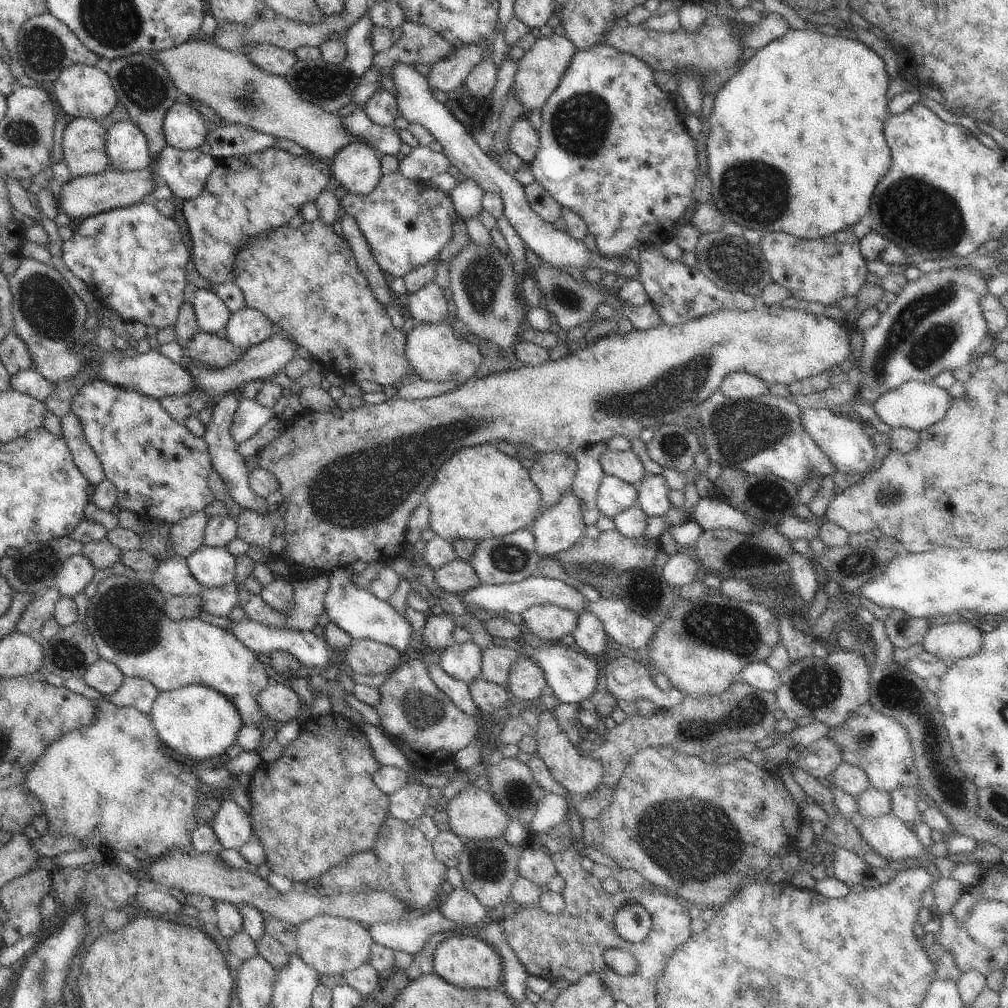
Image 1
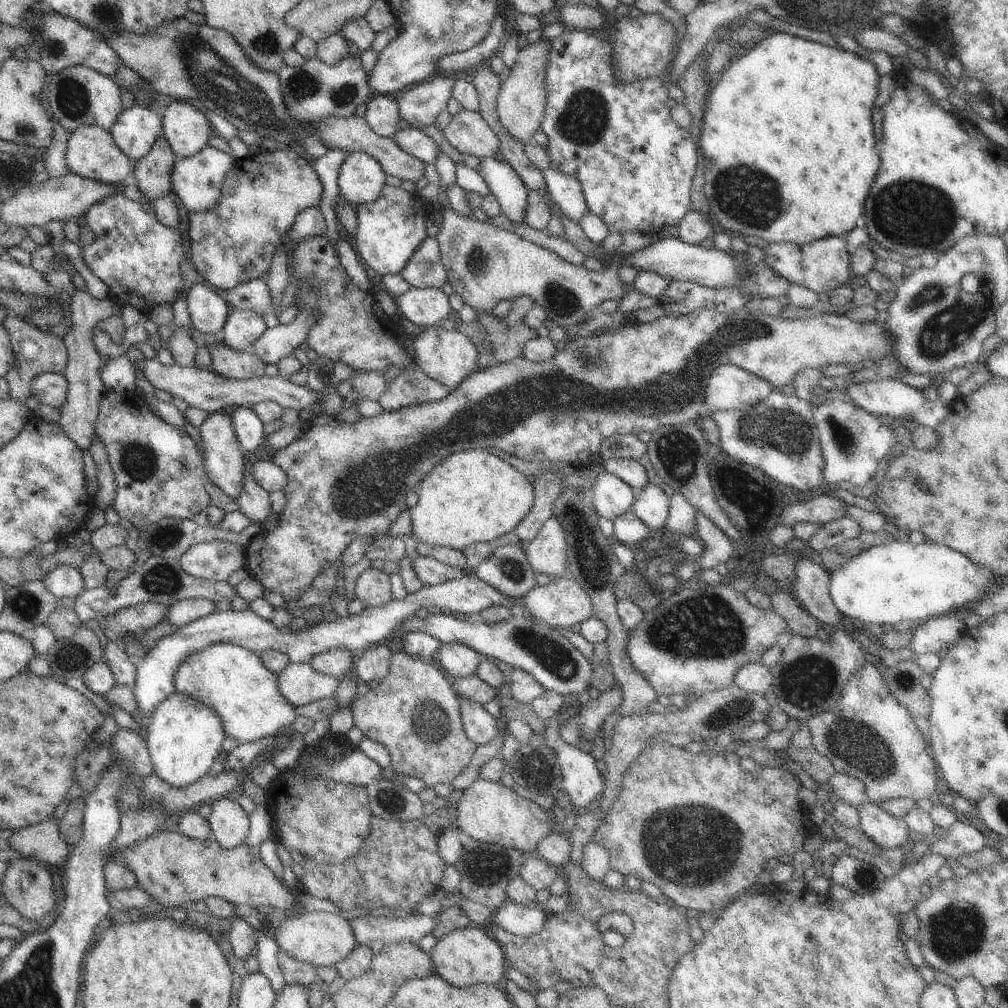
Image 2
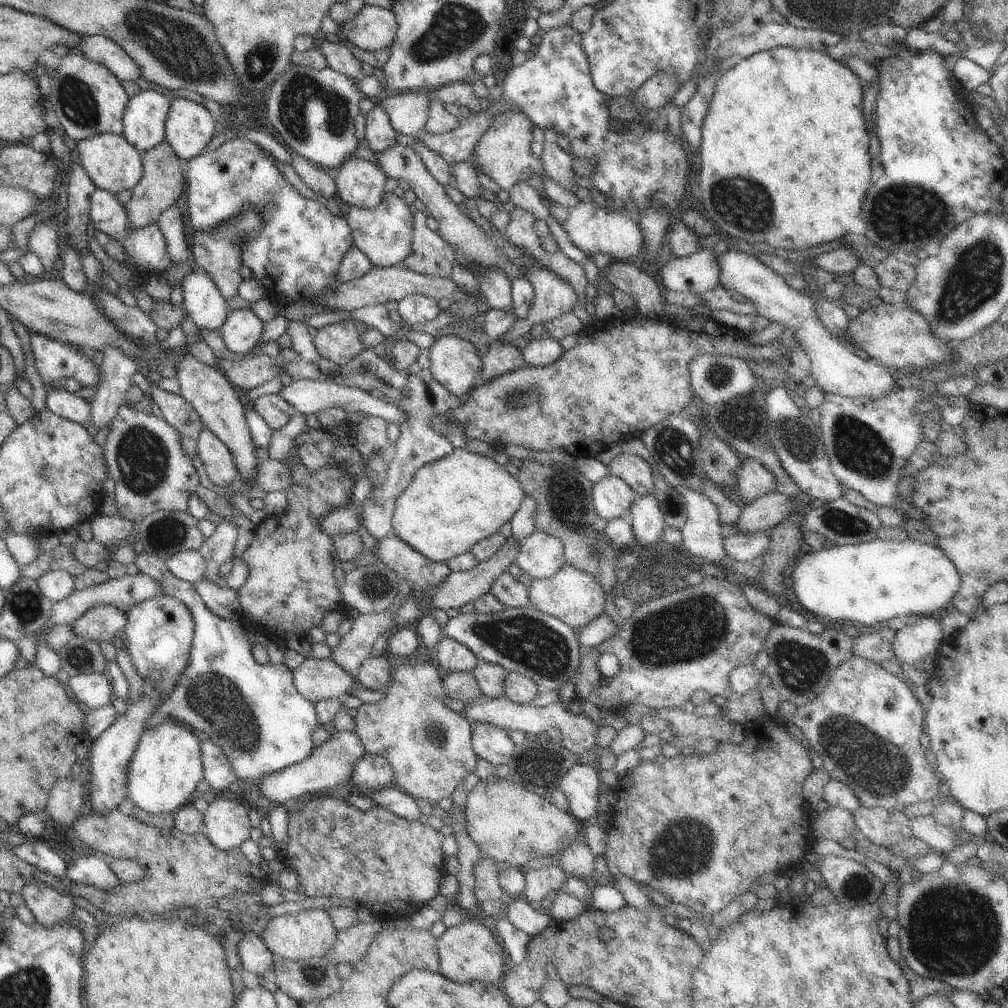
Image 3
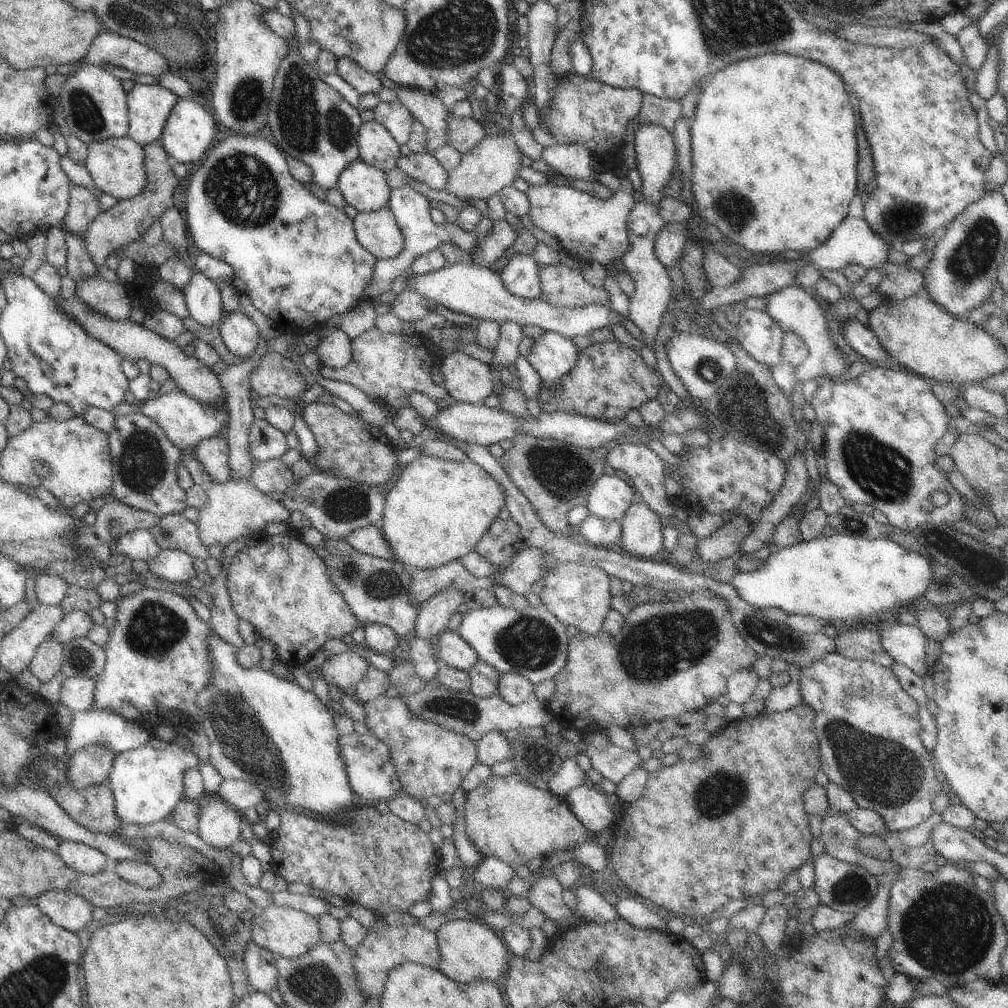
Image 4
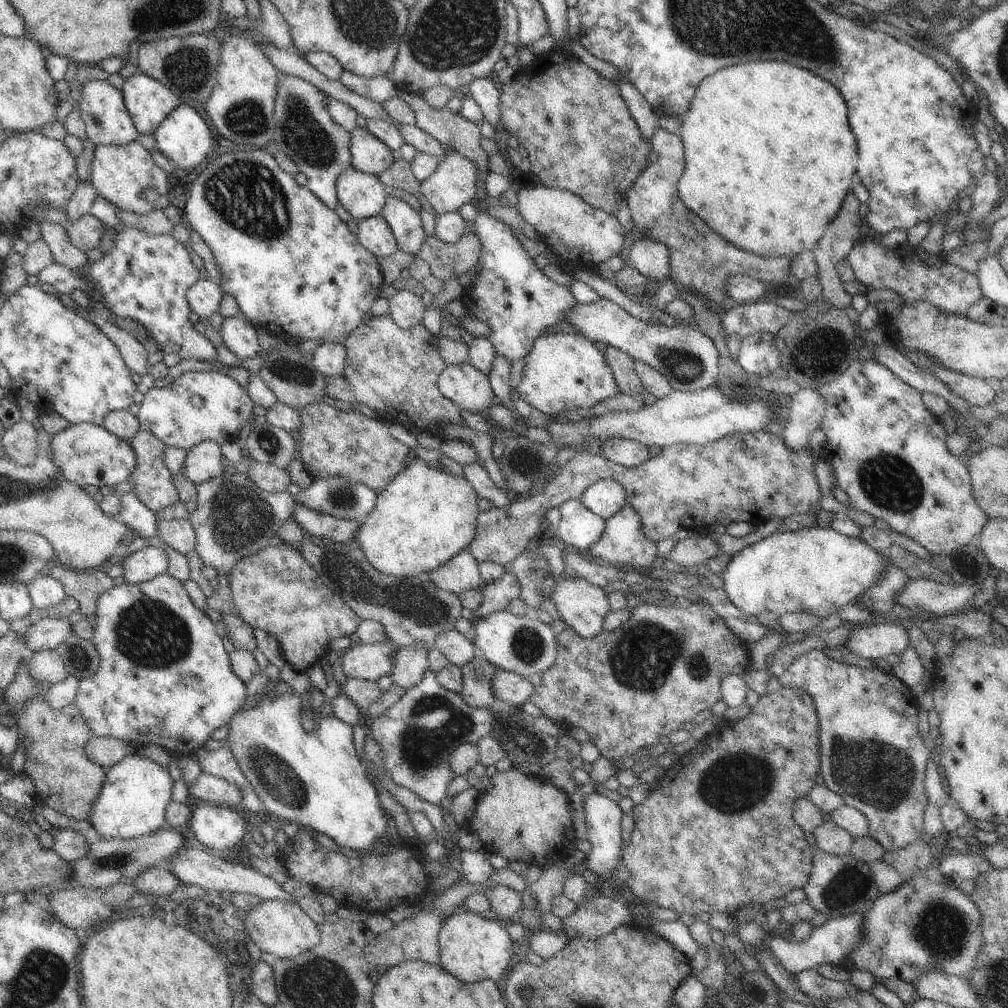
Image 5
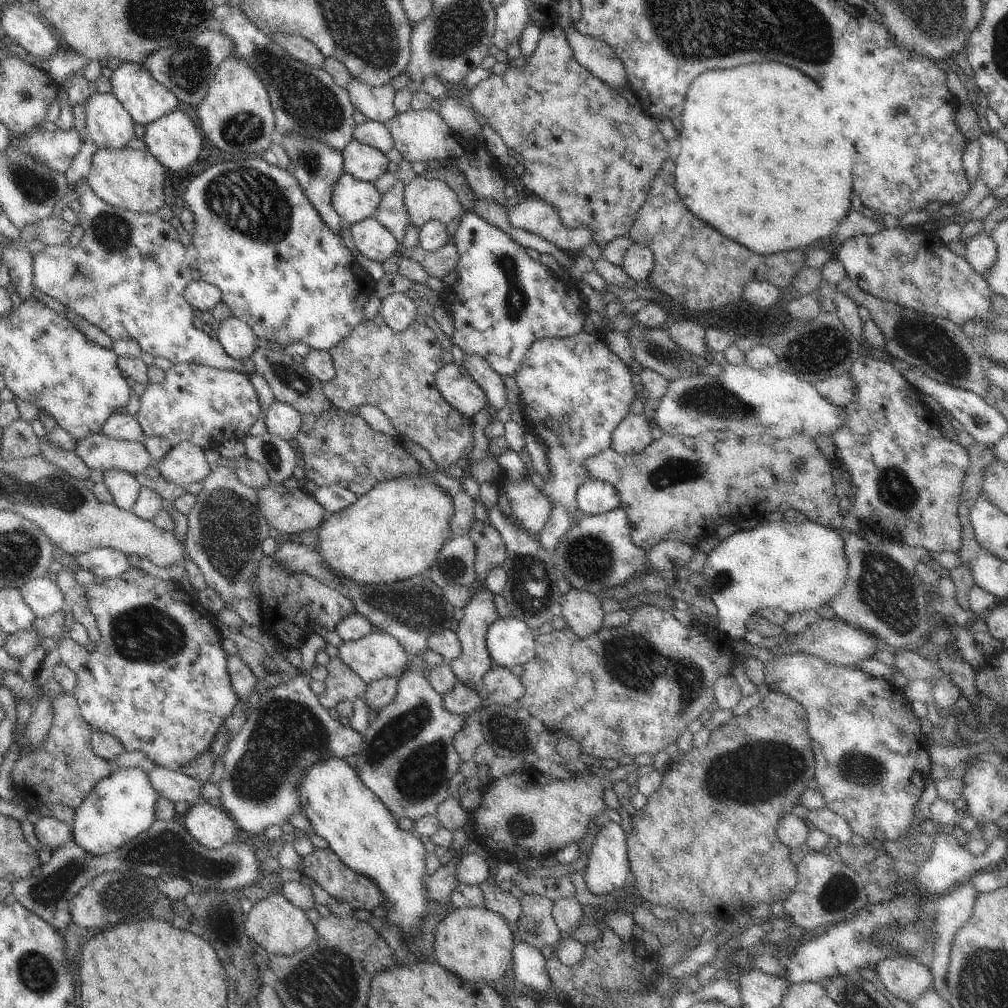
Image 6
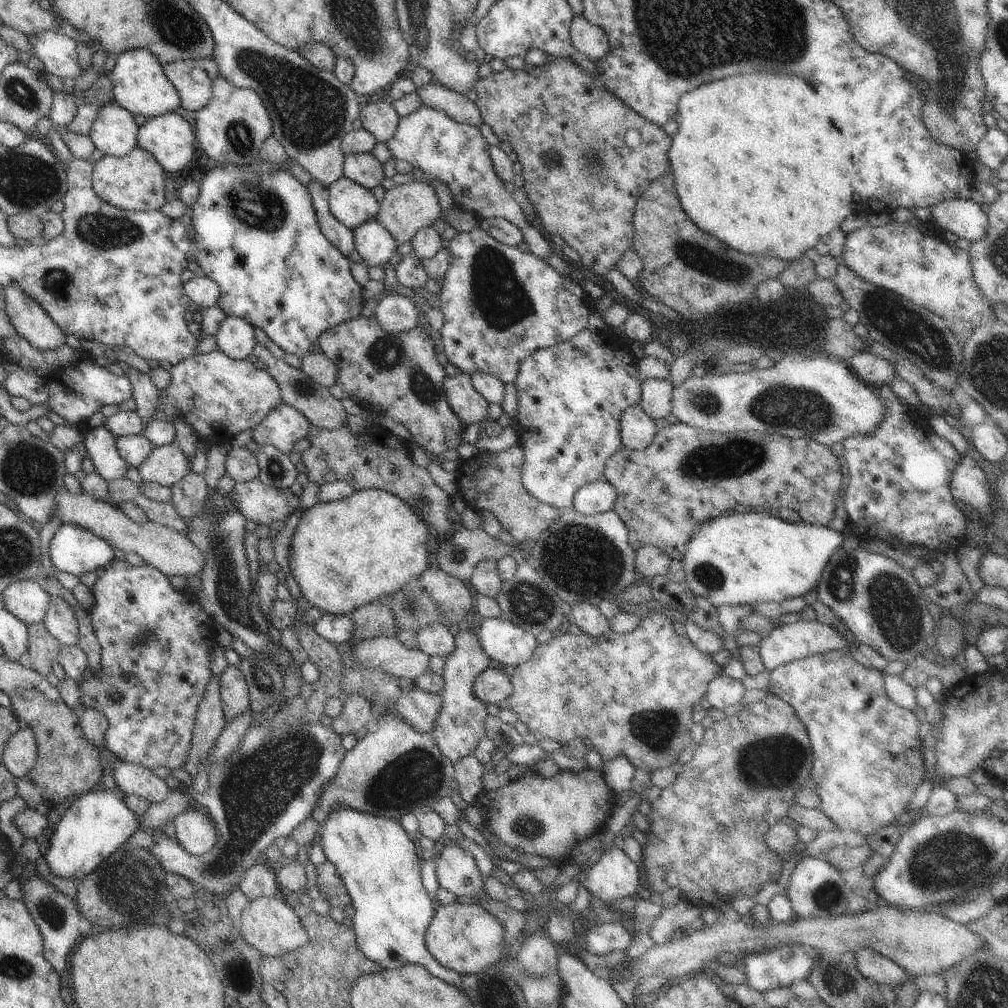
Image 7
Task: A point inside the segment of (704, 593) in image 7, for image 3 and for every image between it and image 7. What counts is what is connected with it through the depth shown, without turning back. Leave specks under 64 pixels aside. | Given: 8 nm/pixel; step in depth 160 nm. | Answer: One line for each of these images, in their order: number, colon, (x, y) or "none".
3: (880, 580)
4: (840, 577)
5: (819, 571)
6: (794, 568)

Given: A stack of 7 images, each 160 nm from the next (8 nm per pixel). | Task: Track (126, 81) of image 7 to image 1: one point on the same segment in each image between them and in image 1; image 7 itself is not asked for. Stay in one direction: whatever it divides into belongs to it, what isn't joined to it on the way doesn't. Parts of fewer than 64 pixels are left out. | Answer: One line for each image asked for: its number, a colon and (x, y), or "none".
1: (126, 147)
2: (135, 130)
3: (144, 118)
4: (149, 106)
5: (149, 102)
6: (144, 98)

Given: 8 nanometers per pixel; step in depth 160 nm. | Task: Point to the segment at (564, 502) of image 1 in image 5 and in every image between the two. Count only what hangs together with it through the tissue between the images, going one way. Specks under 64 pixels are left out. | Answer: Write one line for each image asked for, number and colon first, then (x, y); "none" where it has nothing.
2: (546, 553)
3: (542, 555)
4: (527, 566)
5: (497, 595)

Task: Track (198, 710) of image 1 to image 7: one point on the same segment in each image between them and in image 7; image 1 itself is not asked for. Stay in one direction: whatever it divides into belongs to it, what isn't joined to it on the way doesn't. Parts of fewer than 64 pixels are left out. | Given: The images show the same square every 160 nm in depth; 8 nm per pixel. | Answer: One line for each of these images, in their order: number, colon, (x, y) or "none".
2: (185, 735)
3: (168, 764)
4: (147, 782)
5: (132, 803)
6: (121, 806)
7: (97, 824)

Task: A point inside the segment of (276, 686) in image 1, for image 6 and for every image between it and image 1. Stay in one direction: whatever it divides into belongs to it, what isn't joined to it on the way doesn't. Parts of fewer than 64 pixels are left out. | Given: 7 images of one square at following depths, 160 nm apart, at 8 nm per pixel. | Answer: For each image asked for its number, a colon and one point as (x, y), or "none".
2: (299, 684)
3: (316, 680)
4: (344, 670)
5: (371, 661)
6: (378, 655)

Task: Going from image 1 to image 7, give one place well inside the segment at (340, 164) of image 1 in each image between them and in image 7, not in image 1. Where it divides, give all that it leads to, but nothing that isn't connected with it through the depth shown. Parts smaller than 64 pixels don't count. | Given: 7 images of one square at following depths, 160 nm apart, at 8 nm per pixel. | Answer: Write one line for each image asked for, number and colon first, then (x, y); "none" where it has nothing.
2: (361, 178)
3: (359, 182)
4: (366, 188)
5: (362, 195)
6: (354, 200)
7: (352, 204)

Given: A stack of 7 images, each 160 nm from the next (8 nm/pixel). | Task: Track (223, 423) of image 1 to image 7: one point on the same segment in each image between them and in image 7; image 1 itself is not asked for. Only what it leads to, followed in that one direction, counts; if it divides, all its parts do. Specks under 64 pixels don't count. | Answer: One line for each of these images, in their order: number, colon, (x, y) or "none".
2: (224, 460)
3: (218, 461)
4: (212, 453)
5: (203, 462)
6: (185, 464)
7: (168, 464)

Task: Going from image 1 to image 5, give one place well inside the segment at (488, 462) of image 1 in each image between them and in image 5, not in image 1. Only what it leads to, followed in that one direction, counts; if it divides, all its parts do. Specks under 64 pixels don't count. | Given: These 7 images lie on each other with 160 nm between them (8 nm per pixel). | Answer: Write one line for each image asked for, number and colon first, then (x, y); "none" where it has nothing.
2: (473, 496)
3: (451, 504)
4: (436, 511)
5: (427, 515)

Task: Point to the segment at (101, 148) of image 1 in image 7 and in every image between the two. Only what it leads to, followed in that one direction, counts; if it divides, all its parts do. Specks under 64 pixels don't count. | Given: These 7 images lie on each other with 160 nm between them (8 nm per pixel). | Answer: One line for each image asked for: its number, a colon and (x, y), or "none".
2: (91, 152)
3: (113, 164)
4: (116, 165)
5: (126, 175)
6: (131, 179)
7: (134, 182)

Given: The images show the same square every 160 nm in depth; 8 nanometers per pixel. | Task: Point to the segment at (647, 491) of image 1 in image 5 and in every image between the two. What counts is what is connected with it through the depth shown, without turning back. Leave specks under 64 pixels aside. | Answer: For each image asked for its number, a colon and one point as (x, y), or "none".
2: (651, 505)
3: (648, 523)
4: (641, 536)
5: (624, 544)

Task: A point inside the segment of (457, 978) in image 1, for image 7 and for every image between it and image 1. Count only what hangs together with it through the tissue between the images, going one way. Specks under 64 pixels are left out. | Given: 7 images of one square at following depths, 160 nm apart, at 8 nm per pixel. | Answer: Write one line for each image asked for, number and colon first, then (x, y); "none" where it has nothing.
2: (467, 956)
3: (470, 951)
4: (470, 951)
5: (471, 948)
6: (476, 944)
7: (466, 938)

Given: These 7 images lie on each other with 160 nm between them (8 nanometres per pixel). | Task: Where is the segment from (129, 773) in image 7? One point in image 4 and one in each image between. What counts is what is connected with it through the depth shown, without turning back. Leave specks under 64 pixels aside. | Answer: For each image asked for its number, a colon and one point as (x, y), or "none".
4: (240, 794)
5: (210, 789)
6: (176, 786)

